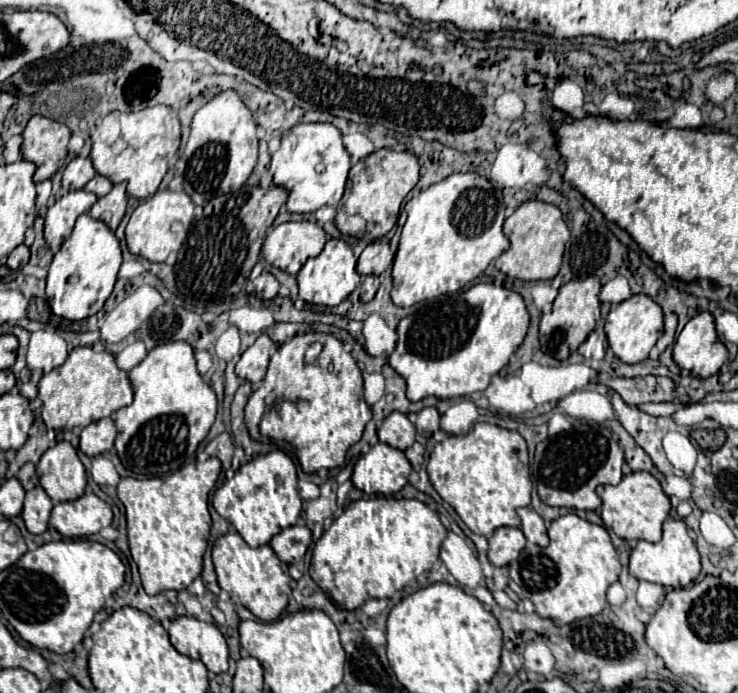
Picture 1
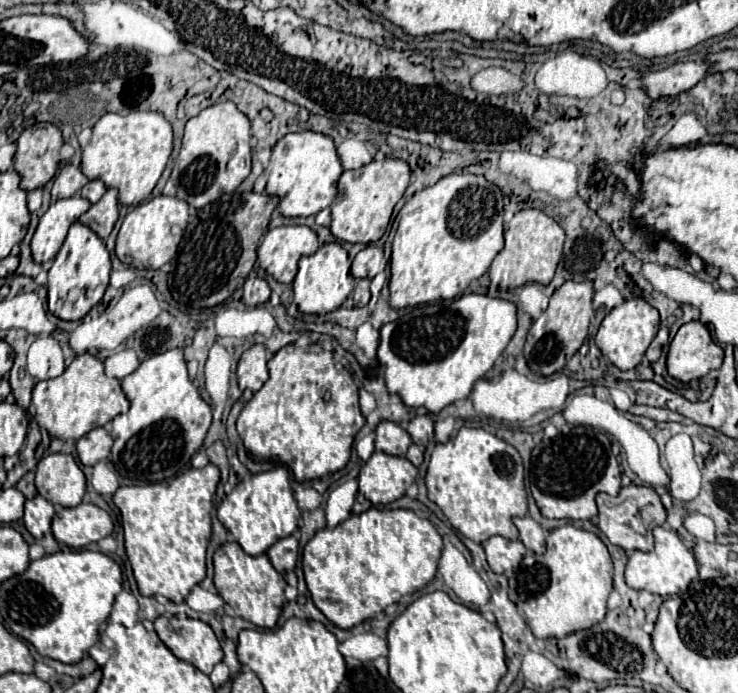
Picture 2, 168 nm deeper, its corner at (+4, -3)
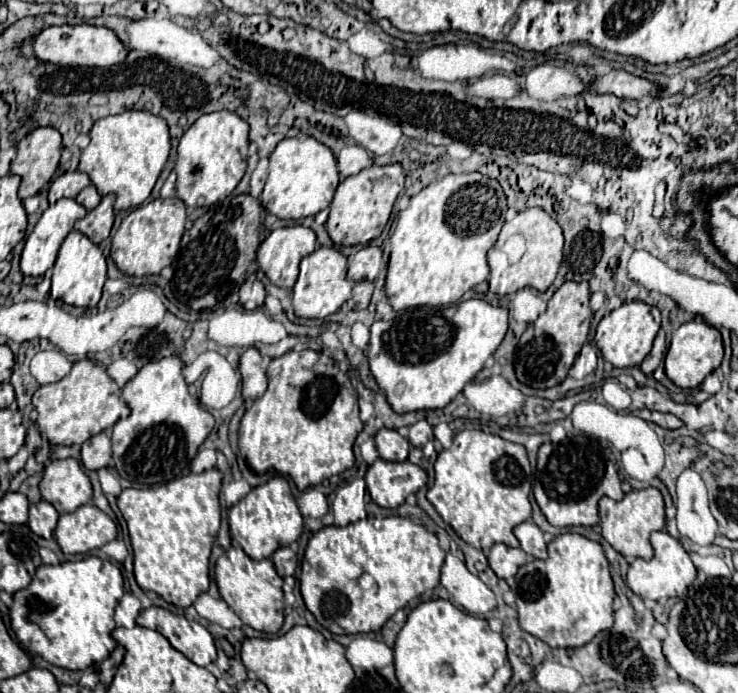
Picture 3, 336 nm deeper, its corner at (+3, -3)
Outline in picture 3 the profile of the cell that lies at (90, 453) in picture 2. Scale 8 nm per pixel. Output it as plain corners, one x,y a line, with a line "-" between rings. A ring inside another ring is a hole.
105,432
95,434
81,446
81,460
87,470
99,470
111,462
111,440

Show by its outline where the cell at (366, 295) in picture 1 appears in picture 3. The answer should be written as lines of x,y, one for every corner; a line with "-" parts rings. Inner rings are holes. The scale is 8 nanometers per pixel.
361,280
361,282
357,282
354,285
352,290
352,298
357,309
363,310
368,307
373,290
373,283
368,280

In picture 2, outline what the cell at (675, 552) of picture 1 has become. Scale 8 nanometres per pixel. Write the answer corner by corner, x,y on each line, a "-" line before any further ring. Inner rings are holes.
658,526
654,530
654,540
656,548
652,552
632,552
626,564
626,584
634,590
648,590
652,594
660,596
672,596
688,588
688,584
698,576
696,560
692,552
682,544
680,536
664,526

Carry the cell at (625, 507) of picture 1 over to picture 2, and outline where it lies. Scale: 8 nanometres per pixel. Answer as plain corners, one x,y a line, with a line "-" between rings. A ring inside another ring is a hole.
630,484
622,488
618,496
608,496
604,492
598,494
596,502
598,502
598,528
614,546
624,548
626,552
632,550
650,552
654,548
652,530
654,526
662,526
666,522
666,510
654,488

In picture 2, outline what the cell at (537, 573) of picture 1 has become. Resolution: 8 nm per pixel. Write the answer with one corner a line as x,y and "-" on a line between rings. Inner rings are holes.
572,524
560,526
550,532
546,540
546,554
538,556
534,552
526,552
520,566
510,576
510,600
522,608
526,616
526,624
534,632
536,638
566,638
578,630
586,630
598,622
602,622
606,614
606,600
612,592
612,560
606,544
592,532
574,528

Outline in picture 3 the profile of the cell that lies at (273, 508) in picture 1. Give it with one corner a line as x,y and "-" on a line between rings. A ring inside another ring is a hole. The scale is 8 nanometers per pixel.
275,476
269,482
253,488
243,500
229,508
231,538
241,544
245,554
253,560
271,558
279,546
289,546
303,532
303,516
295,504
289,482
283,476

